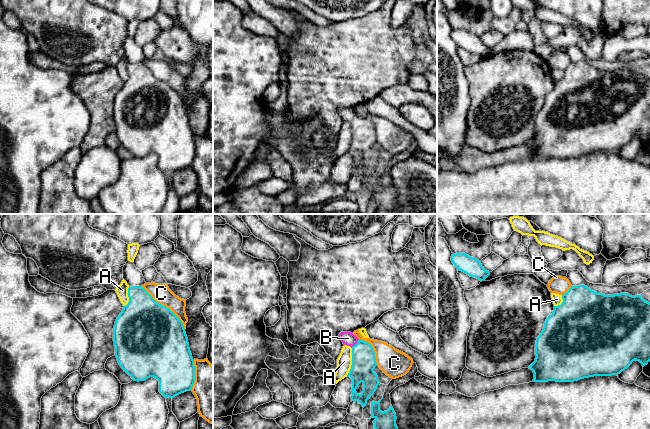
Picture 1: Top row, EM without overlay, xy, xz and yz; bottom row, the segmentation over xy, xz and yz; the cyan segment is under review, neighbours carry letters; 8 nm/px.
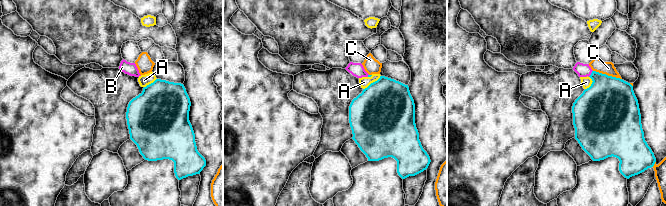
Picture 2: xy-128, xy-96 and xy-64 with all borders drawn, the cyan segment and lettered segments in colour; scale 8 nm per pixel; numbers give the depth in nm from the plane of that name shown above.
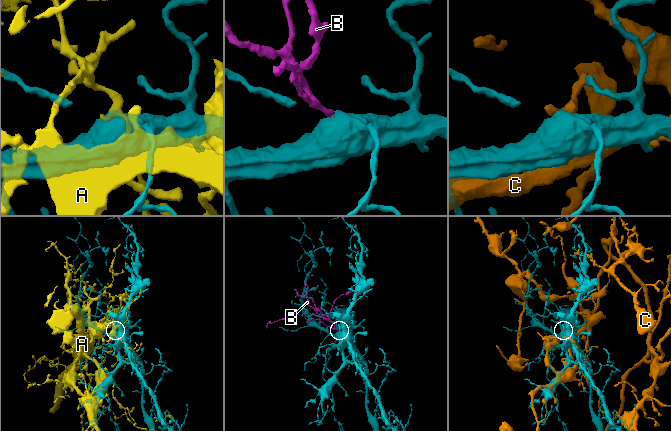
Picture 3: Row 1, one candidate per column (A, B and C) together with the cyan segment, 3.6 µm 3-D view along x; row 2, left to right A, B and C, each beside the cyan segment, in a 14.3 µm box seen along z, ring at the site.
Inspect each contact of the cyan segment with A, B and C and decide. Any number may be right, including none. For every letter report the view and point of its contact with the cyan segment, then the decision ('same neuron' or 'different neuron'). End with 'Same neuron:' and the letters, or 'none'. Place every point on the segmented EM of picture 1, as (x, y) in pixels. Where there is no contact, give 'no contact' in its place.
A: contact xz (352, 362); different neuron
B: contact xz (356, 344); same neuron
C: contact xy (165, 306); different neuron
Same neuron: B

